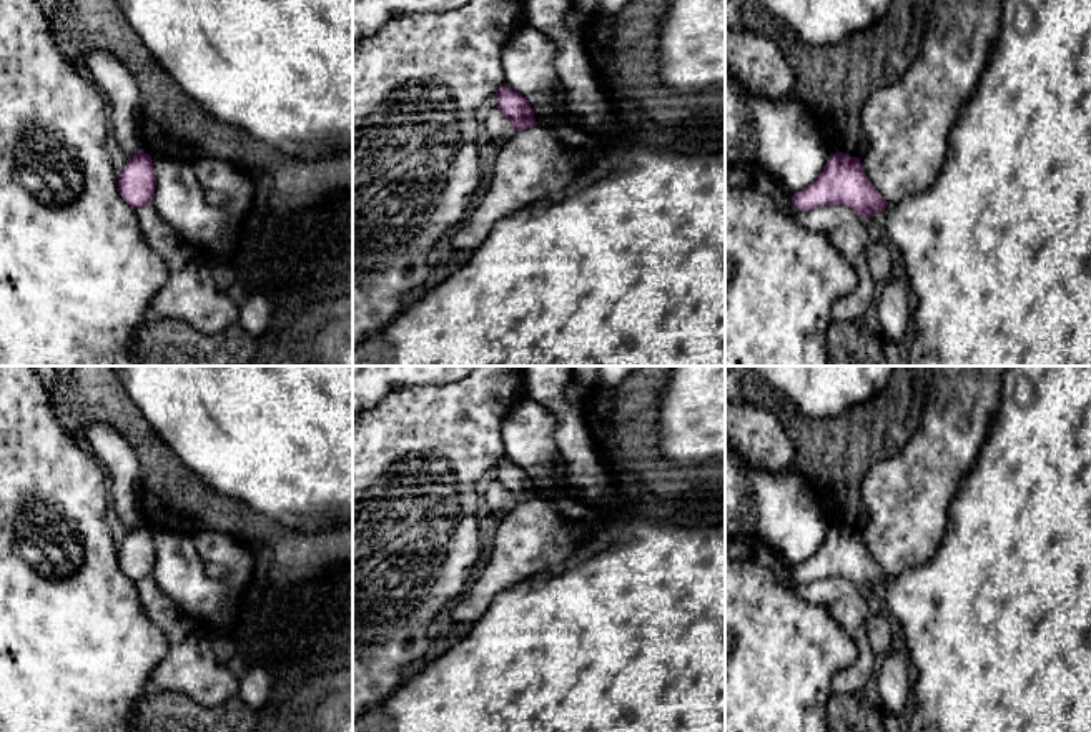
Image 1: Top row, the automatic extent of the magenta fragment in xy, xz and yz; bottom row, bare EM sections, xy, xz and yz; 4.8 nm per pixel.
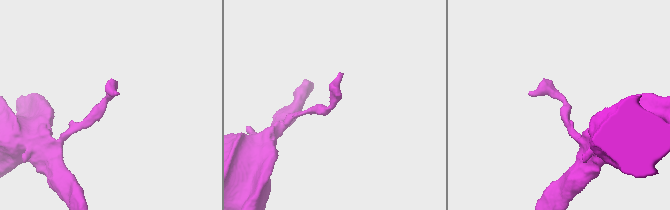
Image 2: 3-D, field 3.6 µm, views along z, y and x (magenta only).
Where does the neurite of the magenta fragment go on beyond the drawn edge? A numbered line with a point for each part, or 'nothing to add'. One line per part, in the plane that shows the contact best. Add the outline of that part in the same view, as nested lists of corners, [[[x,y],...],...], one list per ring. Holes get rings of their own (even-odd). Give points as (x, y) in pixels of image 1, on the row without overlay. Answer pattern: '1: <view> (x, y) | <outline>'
nothing to add

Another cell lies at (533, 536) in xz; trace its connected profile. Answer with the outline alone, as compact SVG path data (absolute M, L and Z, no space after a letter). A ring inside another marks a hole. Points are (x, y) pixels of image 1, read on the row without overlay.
M569 492L516 504L499 521L484 572L451 602L452 619L474 624L497 594L589 544L615 511L600 509Z

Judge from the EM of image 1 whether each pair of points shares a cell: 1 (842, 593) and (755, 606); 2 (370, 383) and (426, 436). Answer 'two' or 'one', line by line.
1: two
2: two

